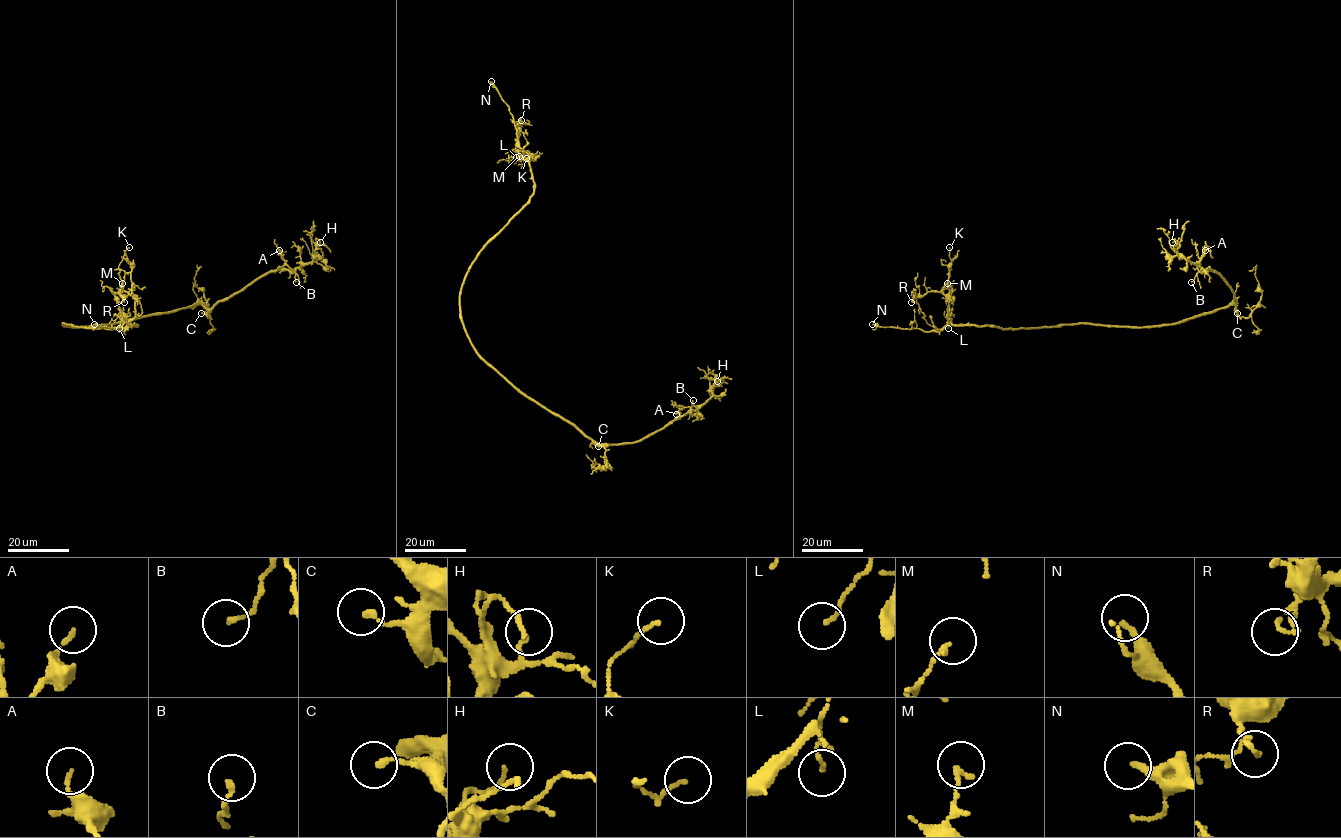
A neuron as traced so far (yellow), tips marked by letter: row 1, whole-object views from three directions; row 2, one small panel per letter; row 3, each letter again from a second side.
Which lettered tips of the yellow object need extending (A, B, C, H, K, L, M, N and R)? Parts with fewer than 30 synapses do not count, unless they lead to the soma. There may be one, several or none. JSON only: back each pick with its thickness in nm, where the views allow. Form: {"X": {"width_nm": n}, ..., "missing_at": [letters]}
{"N": {"width_nm": 200}, "missing_at": ["N"]}

